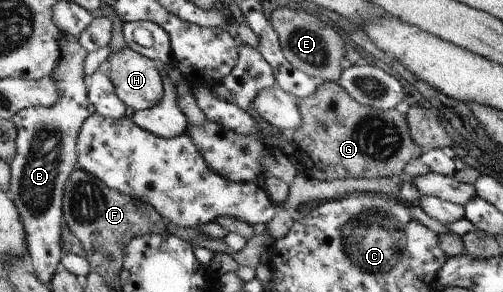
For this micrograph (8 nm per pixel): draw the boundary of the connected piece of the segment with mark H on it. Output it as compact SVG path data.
M128 47L111 53L104 65L107 77L112 81L118 98L133 110L154 108L163 98L163 82L156 62L136 53Z

